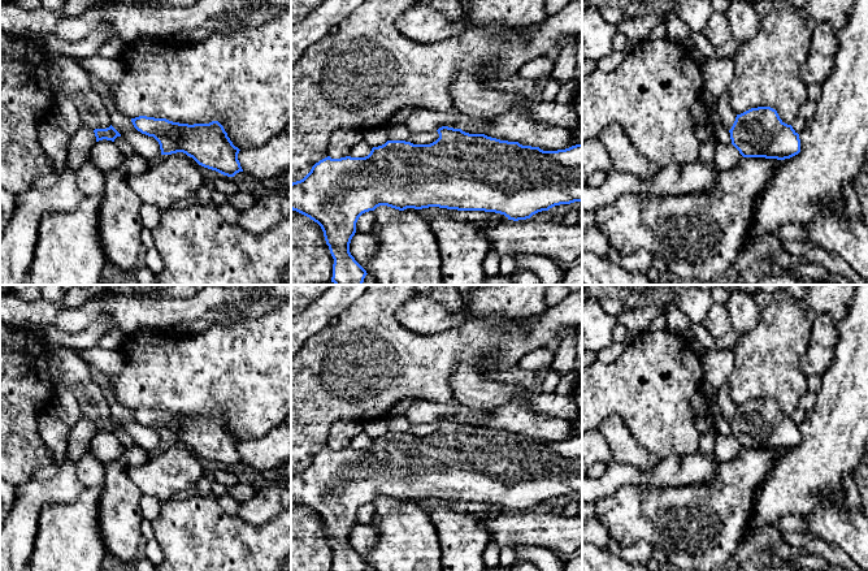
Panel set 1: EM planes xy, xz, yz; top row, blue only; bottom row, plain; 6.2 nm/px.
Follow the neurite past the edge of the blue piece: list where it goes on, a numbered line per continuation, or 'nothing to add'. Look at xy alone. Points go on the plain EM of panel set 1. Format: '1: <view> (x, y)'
nothing to add

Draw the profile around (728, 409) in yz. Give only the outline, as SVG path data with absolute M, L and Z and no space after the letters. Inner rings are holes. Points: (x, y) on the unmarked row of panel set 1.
M728 381L720 388L717 399L721 408L721 415L729 423L735 412L737 406L733 403L730 398Z

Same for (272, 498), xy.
M264 483L249 499L240 502L236 515L251 524L265 524L290 507L291 485Z

